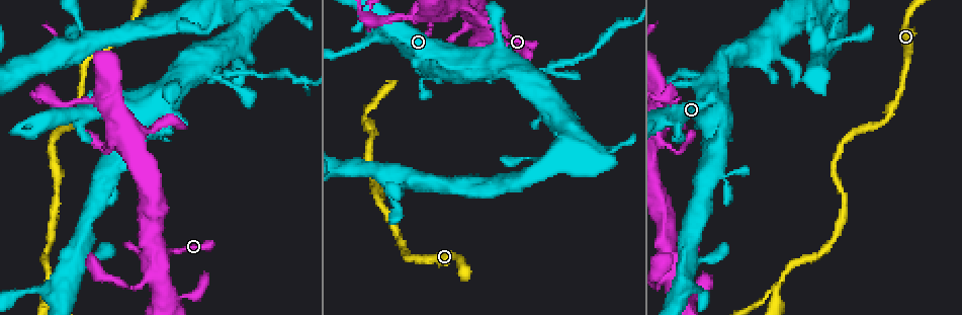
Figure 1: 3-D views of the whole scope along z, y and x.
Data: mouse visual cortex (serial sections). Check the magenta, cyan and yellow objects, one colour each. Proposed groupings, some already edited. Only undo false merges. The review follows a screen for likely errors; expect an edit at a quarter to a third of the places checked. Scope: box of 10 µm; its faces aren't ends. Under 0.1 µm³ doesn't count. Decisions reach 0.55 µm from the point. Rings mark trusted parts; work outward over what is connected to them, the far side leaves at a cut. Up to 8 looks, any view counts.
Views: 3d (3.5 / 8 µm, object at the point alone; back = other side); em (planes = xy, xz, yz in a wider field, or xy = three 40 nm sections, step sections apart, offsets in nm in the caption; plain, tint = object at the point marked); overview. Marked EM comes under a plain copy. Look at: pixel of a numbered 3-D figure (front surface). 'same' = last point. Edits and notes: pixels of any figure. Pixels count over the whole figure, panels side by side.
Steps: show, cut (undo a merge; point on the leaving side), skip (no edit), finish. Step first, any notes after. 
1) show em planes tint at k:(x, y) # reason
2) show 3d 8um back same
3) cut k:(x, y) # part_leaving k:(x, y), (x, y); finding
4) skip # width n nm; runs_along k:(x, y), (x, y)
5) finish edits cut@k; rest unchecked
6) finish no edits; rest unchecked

show 3d 3.5um back at 1:(527, 67)

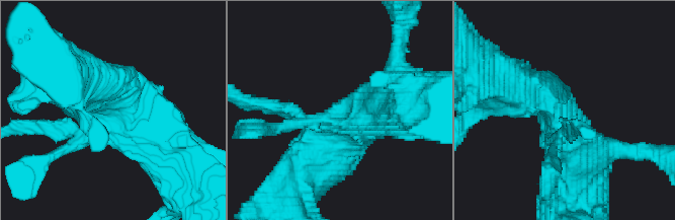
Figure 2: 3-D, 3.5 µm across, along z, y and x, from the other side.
show em xy step 1 tint at 2:(559, 124) # now the EM

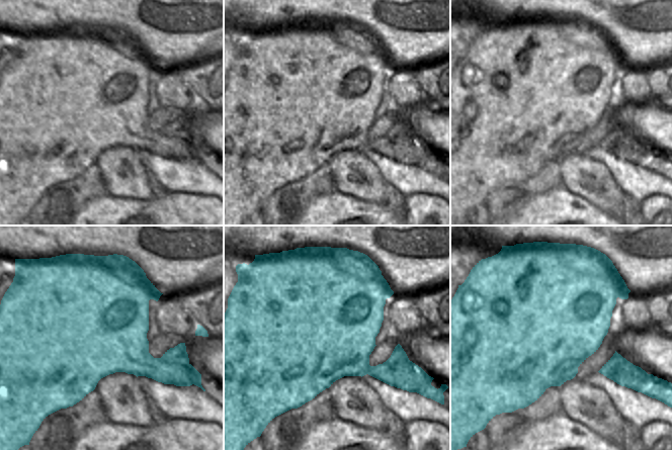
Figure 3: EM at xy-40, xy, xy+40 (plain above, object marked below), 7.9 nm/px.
cut 2:(45, 124) # width 1050 nm; part_leaving 2:(80, 133), (27, 127); two cells meet here

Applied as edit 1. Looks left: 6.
show 3d 3.5um at 1:(833, 34) # small branch off a trunk

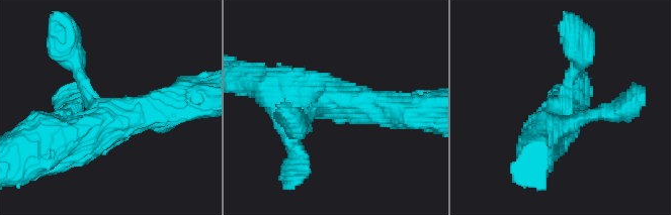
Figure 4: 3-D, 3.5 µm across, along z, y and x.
show em xy step 1 tint at 4:(564, 108)

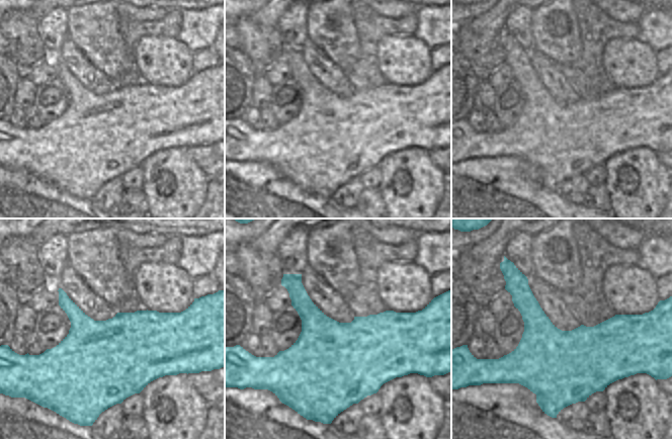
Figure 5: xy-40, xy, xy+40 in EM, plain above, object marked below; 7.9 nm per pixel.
skip # runs_along 4:(129, 116), (38, 137), (23, 153); continuous, no second cell

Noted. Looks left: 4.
show 3d 3.5um at 1:(665, 95) # abrupt turn

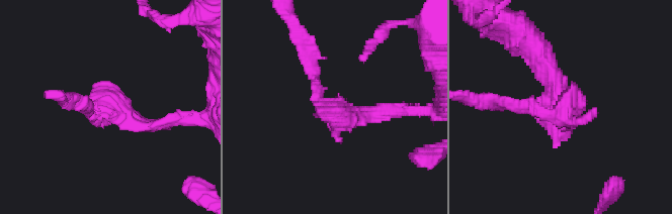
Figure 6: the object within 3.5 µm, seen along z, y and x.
show em xy step 5 tint at 6:(331, 109)

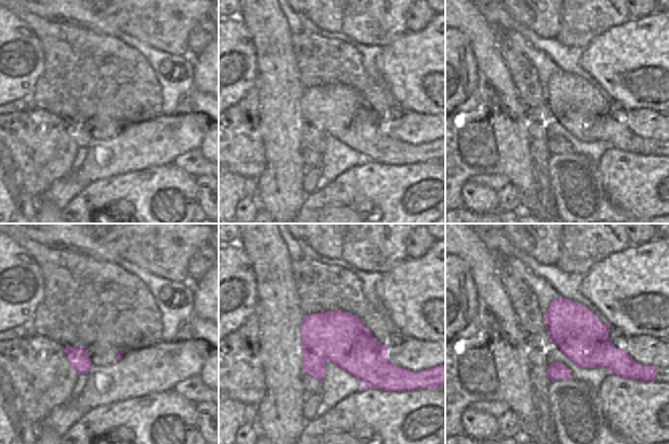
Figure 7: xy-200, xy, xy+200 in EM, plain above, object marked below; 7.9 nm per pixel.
cut 6:(311, 51) # two cells meet here

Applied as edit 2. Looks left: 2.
finish edits cut@2, cut@6; rest unchecked

